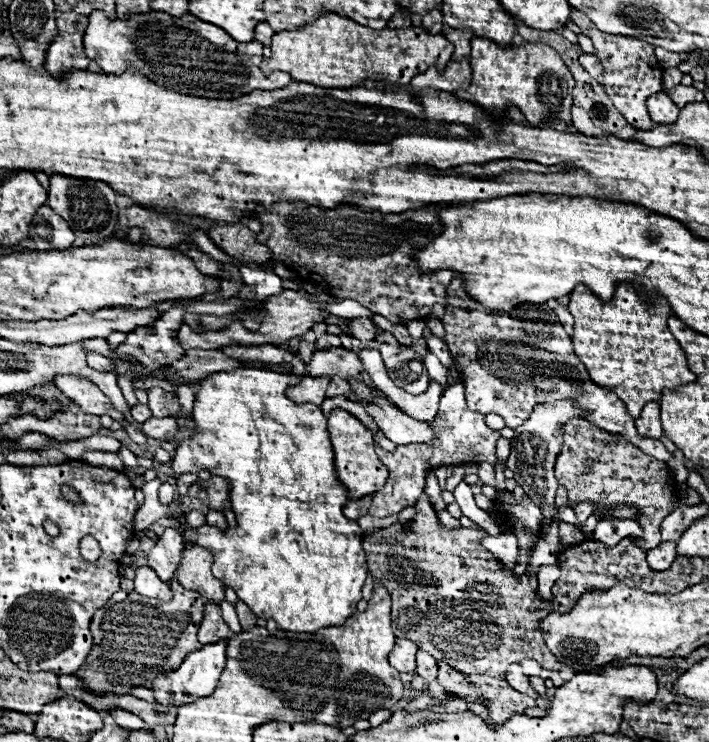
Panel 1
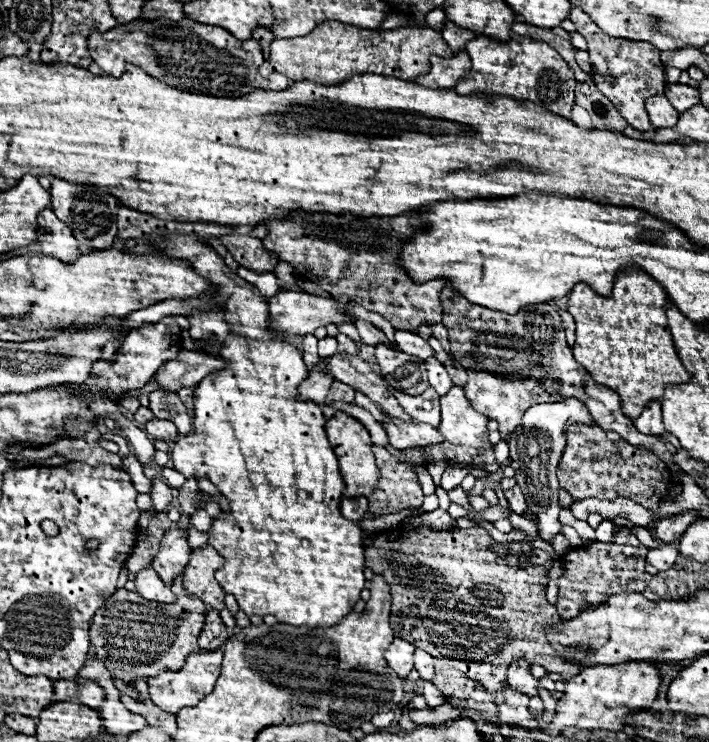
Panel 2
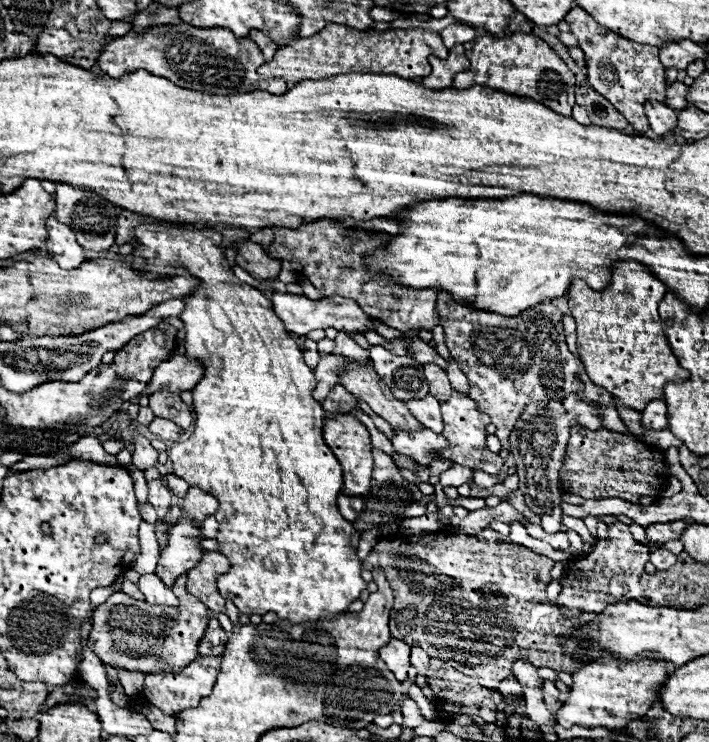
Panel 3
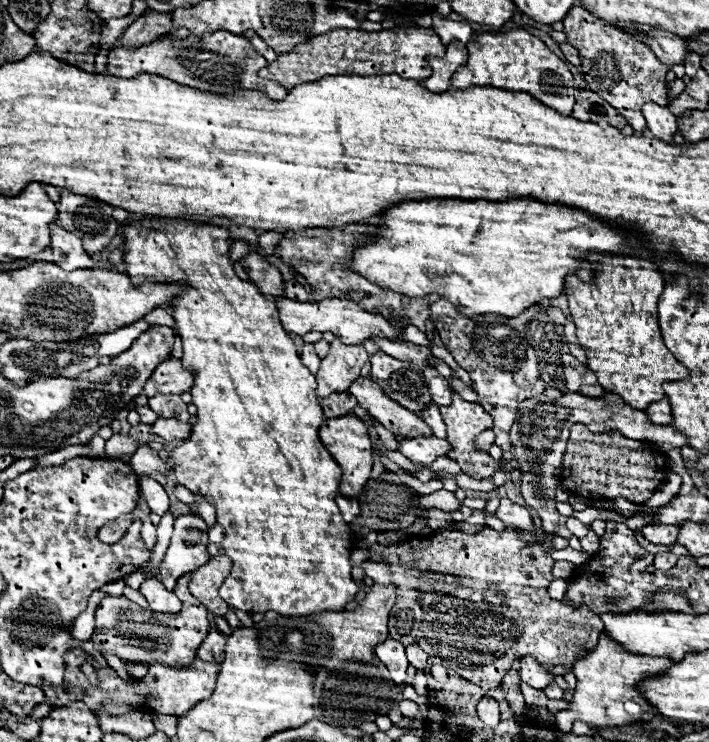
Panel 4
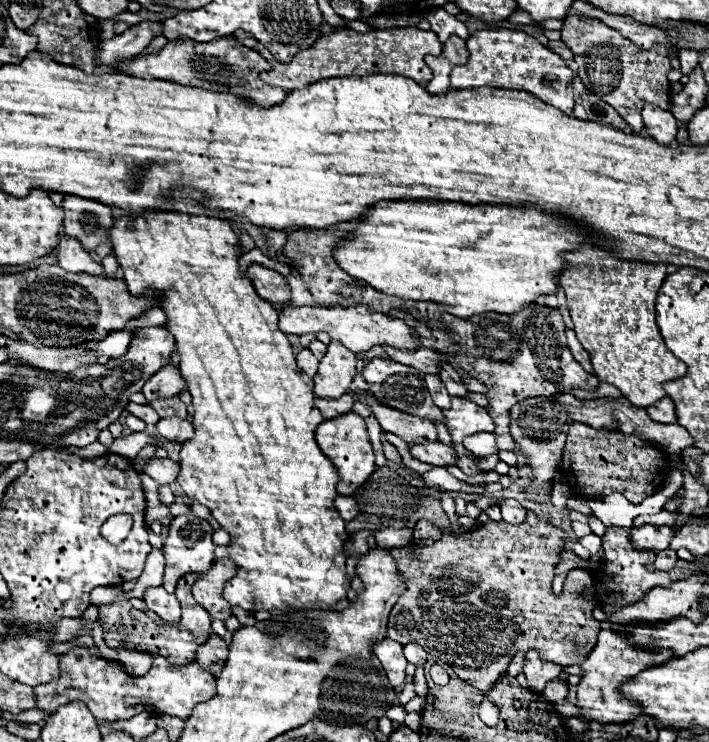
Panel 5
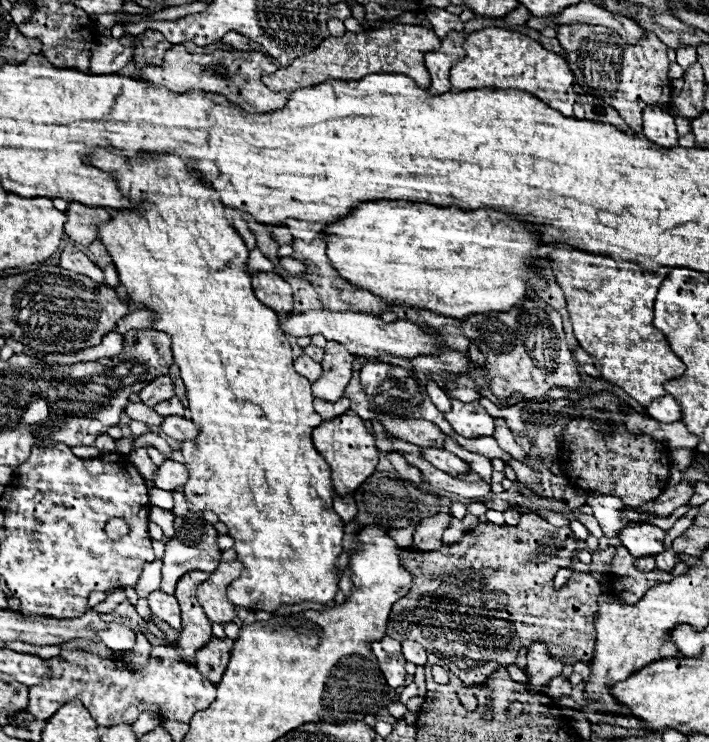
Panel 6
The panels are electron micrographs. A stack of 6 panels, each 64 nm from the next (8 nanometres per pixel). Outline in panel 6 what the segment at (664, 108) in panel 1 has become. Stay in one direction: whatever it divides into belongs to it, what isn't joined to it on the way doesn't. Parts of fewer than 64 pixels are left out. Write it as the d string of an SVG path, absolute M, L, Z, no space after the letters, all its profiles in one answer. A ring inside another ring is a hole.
M648 106L642 112L644 116L644 136L652 140L658 146L676 146L678 134L676 134L676 124L674 116L664 112L660 106Z

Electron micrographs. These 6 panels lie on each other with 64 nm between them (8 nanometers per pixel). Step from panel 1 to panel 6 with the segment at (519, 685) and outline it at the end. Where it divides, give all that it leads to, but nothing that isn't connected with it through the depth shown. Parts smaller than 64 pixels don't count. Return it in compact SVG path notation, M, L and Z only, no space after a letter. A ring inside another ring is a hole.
M536 642L528 648L528 686L542 692L544 686L558 674L562 674L562 662L548 656L548 650L542 642Z

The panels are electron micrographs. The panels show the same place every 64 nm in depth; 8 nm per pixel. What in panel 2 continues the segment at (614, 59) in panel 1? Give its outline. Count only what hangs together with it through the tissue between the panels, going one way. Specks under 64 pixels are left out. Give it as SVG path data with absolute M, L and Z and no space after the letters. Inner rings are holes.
M572 8L570 16L568 16L576 30L588 40L588 52L590 52L590 60L594 66L594 84L600 88L600 92L604 96L608 96L608 100L612 100L612 104L616 106L616 110L628 120L628 124L640 132L646 132L652 128L644 102L650 96L656 94L664 94L666 88L666 78L664 78L664 64L660 64L660 56L658 56L658 48L652 48L652 44L636 44L636 40L620 40L614 36L608 36L604 32L600 32L600 28L590 20L590 16L586 12L582 12L580 8Z

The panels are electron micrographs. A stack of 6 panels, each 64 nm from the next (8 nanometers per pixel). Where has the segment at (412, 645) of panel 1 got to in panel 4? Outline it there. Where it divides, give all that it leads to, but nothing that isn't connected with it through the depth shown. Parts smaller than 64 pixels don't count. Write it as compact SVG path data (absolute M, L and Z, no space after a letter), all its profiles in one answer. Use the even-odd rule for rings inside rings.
M388 638L384 644L376 646L376 656L382 660L382 664L390 670L394 684L404 684L406 678L406 668L408 668L408 660L406 660L406 652L404 652L404 644Z

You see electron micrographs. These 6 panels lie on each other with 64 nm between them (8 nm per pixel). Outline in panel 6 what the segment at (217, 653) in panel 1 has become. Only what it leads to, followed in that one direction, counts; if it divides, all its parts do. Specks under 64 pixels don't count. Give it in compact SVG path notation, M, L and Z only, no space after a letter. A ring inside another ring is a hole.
M154 646L148 666L138 668L138 670L130 670L120 660L100 658L100 656L84 652L84 650L64 650L60 656L50 658L48 666L52 668L50 680L30 688L30 706L26 708L26 712L34 714L38 720L48 720L68 700L80 700L90 710L90 714L98 722L98 726L132 724L140 712L156 712L170 720L188 722L194 716L194 712L208 708L208 704L212 704L212 700L216 698L216 686L212 686L212 682L204 674L200 674L196 670L196 666L178 660L178 654L172 652L172 648L168 648L168 646Z

